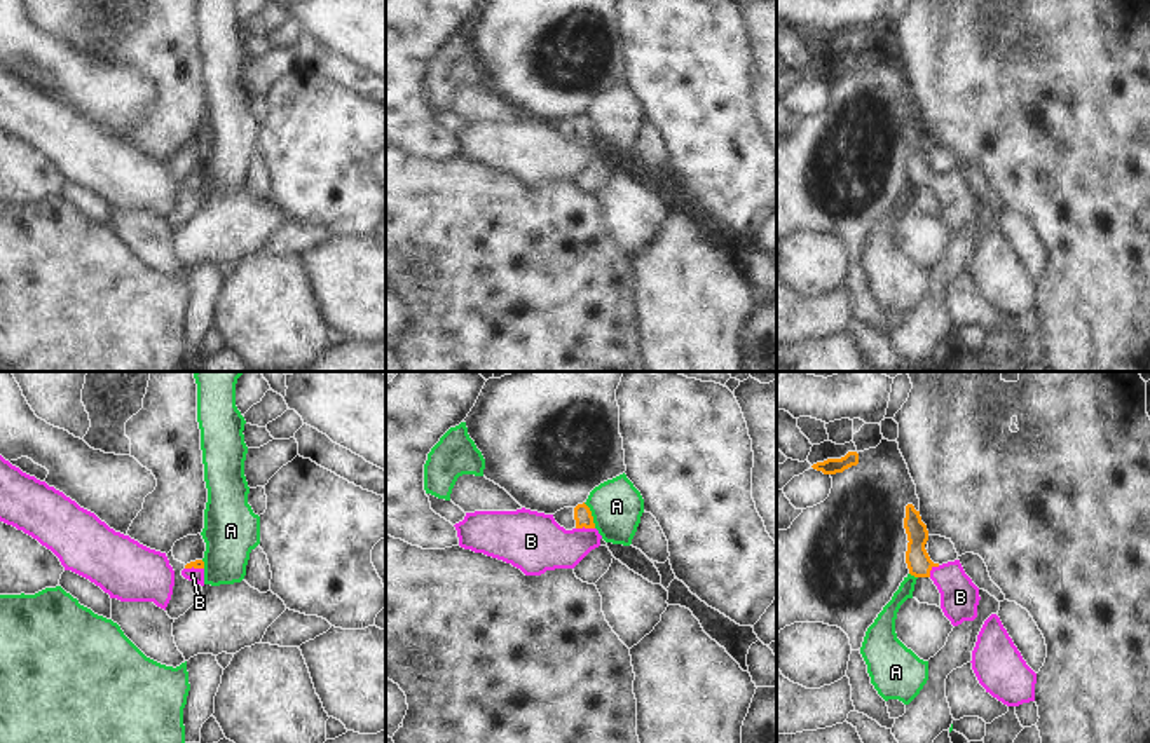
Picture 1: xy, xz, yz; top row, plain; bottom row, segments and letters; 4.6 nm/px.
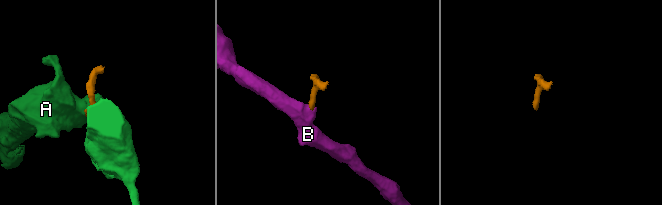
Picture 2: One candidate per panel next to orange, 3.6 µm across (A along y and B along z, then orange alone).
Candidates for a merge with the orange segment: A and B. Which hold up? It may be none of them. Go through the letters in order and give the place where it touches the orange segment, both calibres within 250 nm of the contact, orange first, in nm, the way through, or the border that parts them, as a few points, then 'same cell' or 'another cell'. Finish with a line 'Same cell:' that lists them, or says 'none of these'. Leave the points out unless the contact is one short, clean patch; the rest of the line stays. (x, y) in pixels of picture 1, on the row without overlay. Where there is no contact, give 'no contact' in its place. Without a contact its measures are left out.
A: contact xz (590, 124); calibres 80 and 240 nm; border xz (583, 112), (595, 136); another cell
B: contact xz (585, 136); calibres 80 and 280 nm; way xz (583, 126), (585, 136), (569, 152), (534, 152); same cell
Same cell: B

